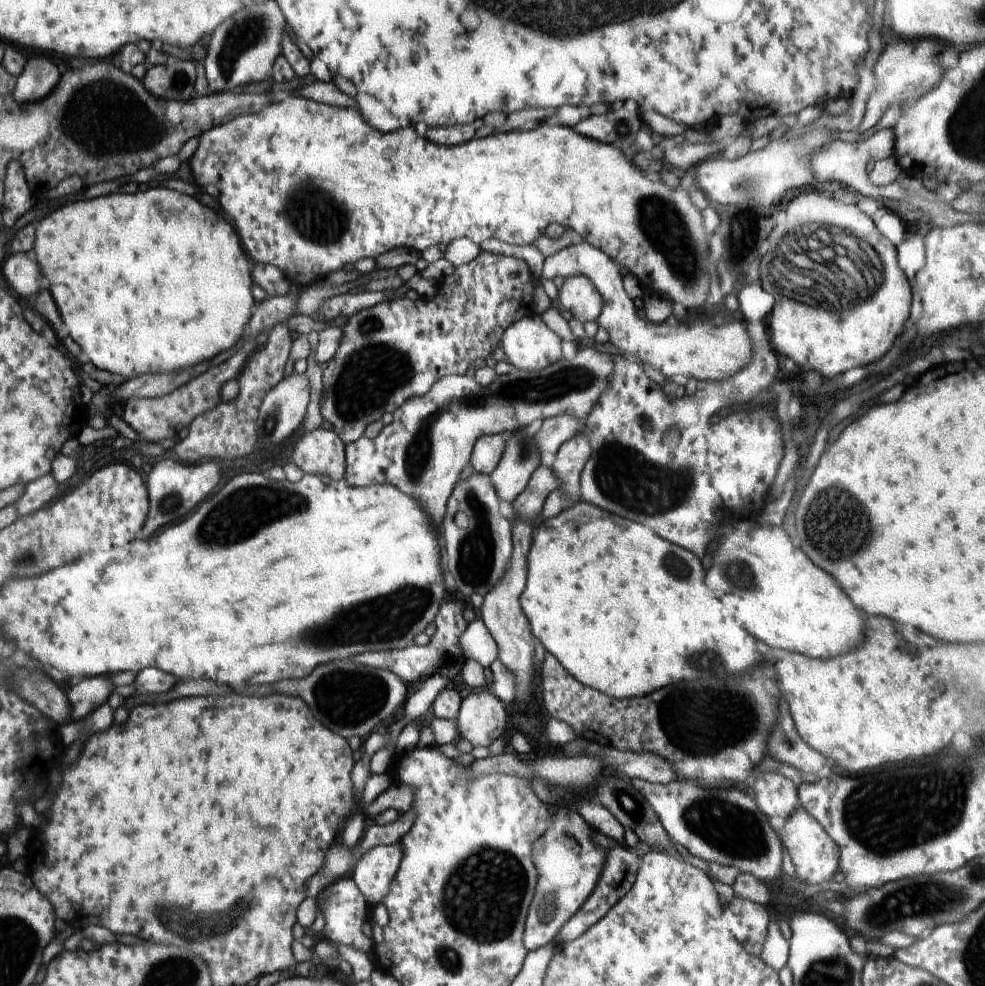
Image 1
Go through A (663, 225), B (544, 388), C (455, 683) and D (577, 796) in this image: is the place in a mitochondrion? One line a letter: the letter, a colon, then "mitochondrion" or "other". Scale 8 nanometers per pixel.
A: mitochondrion
B: mitochondrion
C: other
D: other

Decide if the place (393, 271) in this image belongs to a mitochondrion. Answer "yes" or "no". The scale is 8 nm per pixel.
no

